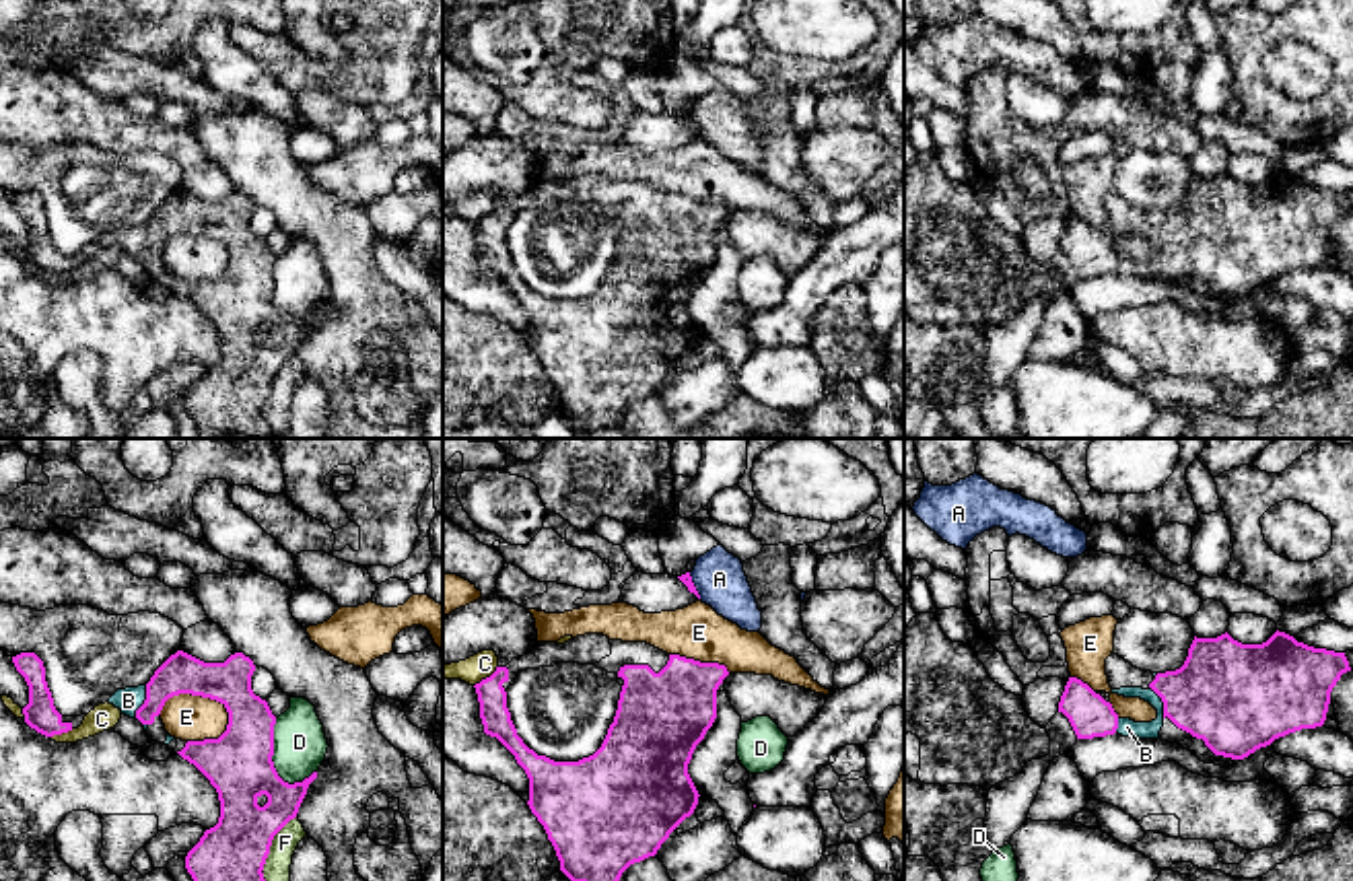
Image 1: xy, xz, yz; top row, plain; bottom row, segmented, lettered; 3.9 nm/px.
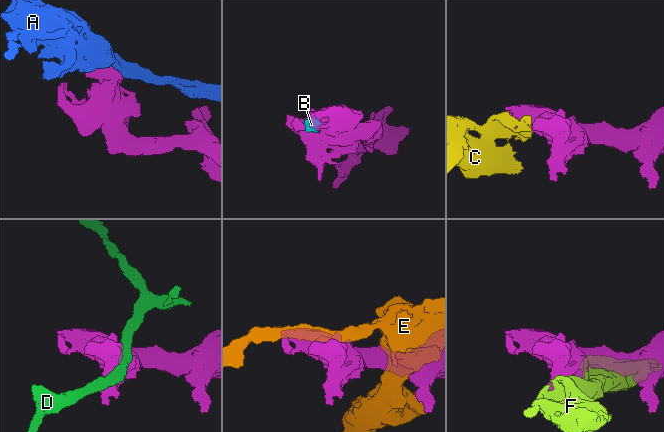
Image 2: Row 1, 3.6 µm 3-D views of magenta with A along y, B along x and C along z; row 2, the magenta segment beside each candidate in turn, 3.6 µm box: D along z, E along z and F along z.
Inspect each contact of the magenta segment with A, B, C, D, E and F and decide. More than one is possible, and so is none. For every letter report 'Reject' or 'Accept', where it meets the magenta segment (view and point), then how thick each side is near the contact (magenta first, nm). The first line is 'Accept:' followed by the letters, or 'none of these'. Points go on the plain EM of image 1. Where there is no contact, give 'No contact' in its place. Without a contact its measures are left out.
Accept: B
A: Reject. Touches magenta at xz (692, 124). Thickness 50 nm (magenta) against 200 nm
B: Accept. Touches magenta at xy (145, 241). Thickness 160 nm (magenta) against 100 nm
C: Reject. Touches magenta at xz (487, 217). Thickness 120 nm (magenta) against 100 nm
D: Reject. Touches magenta at xy (270, 297). Thickness 260 nm (magenta) against 200 nm
E: Reject. Touches magenta at xy (196, 233). Thickness 180 nm (magenta) against 180 nm
F: Reject. Touches magenta at xy (268, 392). Thickness 280 nm (magenta) against 110 nm

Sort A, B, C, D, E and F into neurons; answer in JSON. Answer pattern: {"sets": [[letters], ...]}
{"sets": [["A"], ["B"], ["C"], ["D"], ["E"], ["F"]]}

